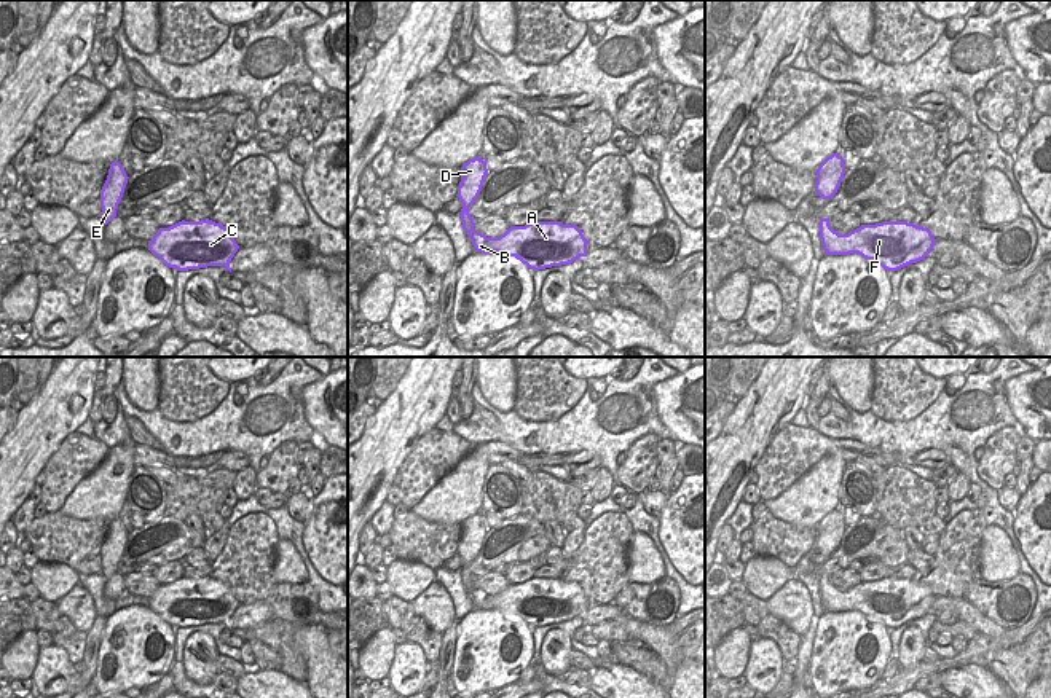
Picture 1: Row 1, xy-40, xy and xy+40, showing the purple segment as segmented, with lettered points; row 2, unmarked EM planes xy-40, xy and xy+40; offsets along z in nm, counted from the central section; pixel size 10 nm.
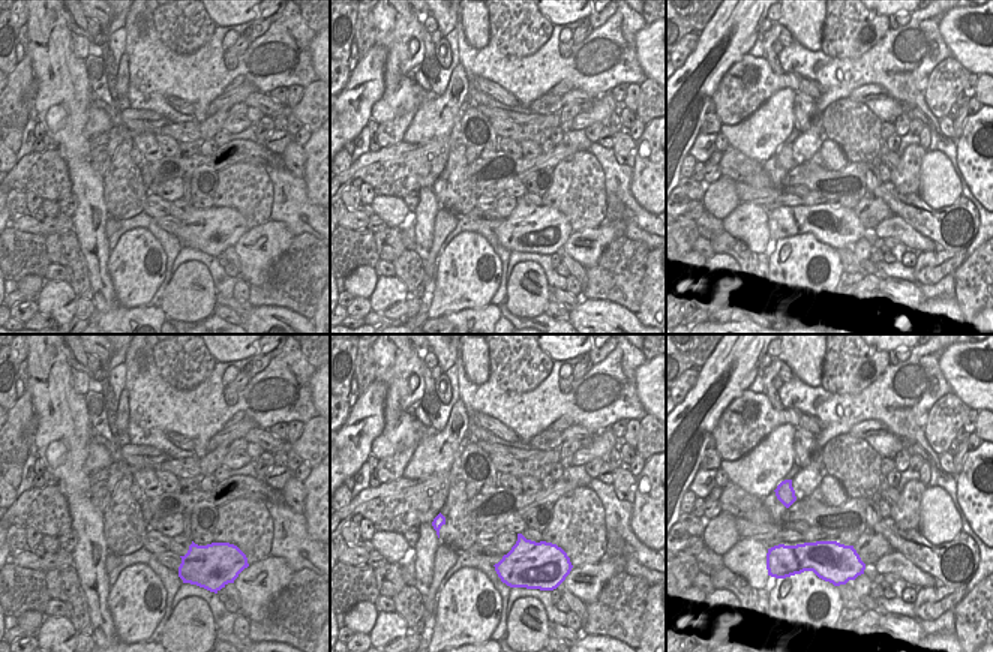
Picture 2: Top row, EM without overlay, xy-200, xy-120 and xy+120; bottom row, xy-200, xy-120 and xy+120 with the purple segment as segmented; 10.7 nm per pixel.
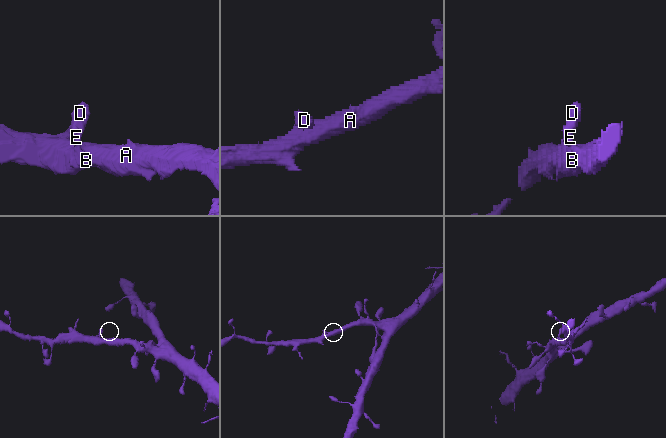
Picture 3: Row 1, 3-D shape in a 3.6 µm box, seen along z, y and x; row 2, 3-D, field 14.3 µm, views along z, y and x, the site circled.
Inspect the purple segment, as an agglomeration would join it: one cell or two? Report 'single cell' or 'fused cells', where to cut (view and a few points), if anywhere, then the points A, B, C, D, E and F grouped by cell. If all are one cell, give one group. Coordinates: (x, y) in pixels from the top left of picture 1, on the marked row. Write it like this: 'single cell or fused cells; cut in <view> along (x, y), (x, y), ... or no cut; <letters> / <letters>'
single cell; no cut; A B C D E F

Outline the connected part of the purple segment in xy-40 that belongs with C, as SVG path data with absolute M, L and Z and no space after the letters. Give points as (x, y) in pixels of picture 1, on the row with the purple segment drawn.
M209 218L182 220L169 228L159 228L148 241L148 250L166 266L179 271L223 266L231 273L230 261L238 249L231 233Z

